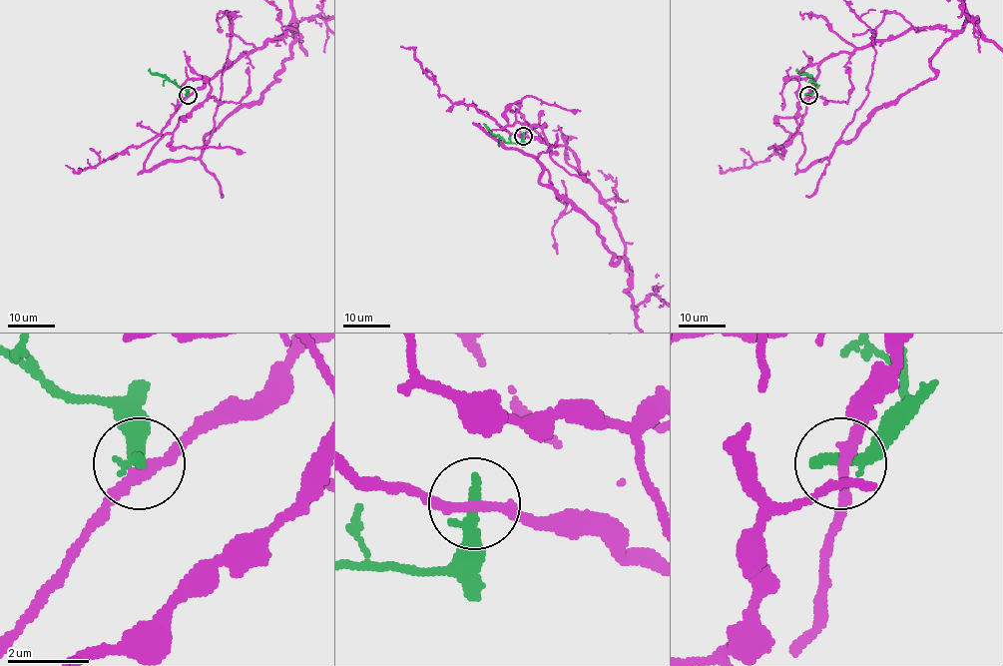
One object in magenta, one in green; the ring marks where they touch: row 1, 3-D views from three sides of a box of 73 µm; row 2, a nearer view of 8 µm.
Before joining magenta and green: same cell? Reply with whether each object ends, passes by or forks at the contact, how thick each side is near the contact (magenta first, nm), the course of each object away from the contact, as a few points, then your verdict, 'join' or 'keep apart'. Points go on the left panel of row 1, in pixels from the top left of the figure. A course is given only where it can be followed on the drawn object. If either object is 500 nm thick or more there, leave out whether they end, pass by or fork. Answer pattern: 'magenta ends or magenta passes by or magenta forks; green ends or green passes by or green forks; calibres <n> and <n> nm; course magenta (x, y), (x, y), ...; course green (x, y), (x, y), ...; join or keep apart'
magenta passes by; green ends; calibres 240 and 360 nm; course magenta (188, 94), (293, 29), (258, 100), (198, 158), (147, 171), (181, 118), (247, 94), (248, 67); course green (188, 94), (184, 87), (164, 75), (153, 74), (149, 68); keep apart

